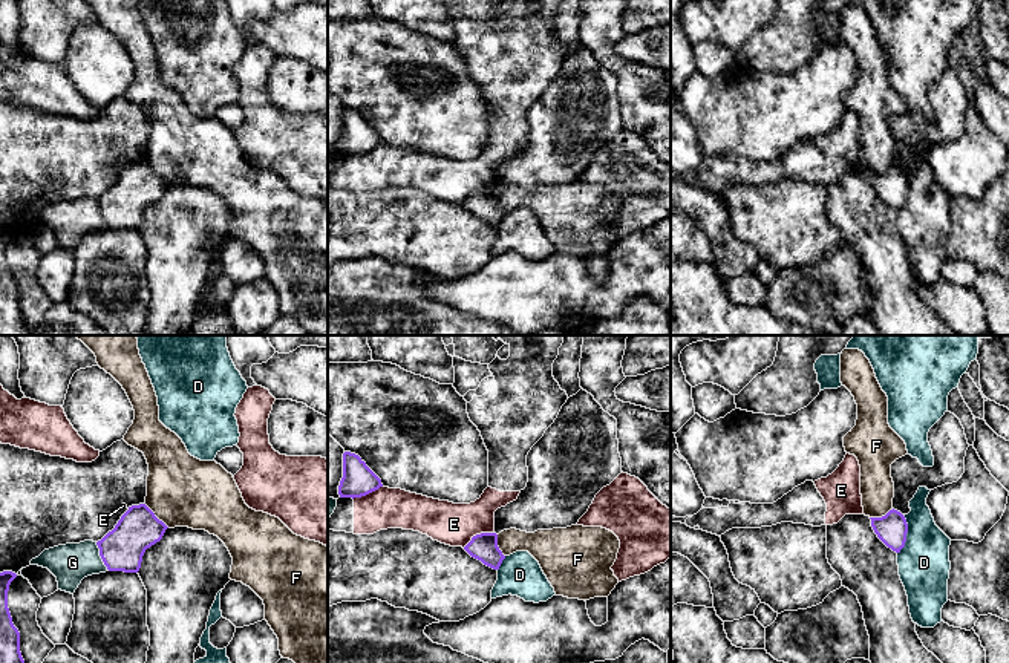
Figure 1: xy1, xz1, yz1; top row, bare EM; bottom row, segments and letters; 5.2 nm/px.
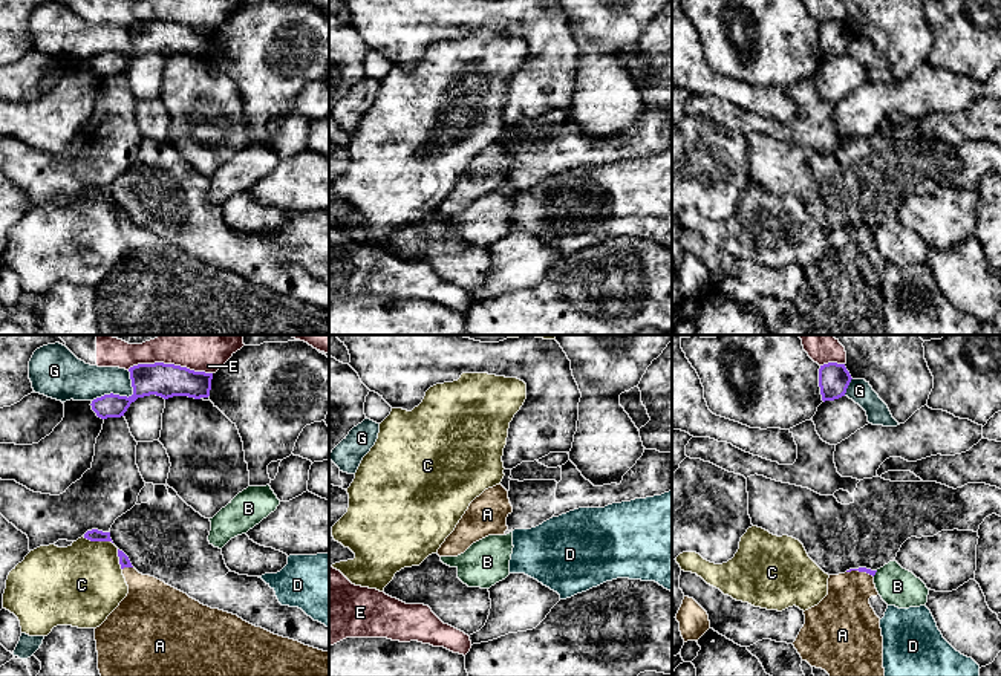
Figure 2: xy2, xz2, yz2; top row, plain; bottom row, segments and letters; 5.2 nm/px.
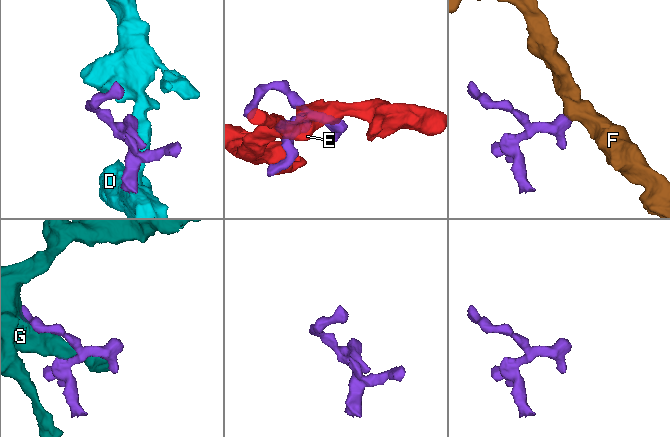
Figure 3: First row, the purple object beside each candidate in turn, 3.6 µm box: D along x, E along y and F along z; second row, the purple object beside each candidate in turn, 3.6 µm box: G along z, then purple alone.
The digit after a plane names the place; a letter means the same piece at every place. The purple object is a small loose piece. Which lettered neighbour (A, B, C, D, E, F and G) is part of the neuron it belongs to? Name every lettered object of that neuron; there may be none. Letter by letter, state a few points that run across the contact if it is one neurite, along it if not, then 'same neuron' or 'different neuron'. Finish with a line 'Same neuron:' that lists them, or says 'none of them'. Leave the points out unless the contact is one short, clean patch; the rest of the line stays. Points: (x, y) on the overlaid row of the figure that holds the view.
A: xy2 (124, 562), (127, 566), (146, 592), (150, 607) | same neuron
B: yz2 (877, 571), (873, 575) | different neuron
C: xy2 (83, 537), (112, 543) | different neuron
D: different neuron
E: different neuron
F: xy1 (144, 502), (169, 527) | different neuron
G: different neuron
Same neuron: A

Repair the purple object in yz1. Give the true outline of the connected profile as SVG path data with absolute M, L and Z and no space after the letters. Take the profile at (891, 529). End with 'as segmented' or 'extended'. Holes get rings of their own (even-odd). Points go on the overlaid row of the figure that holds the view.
M890 510L882 518L870 518L877 537L893 551L900 553L906 542L908 524L897 510Z | as segmented

